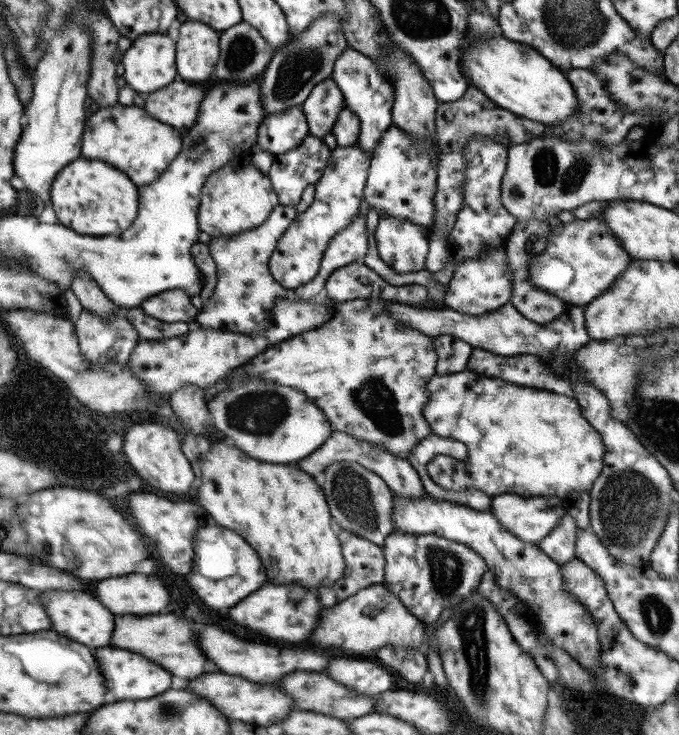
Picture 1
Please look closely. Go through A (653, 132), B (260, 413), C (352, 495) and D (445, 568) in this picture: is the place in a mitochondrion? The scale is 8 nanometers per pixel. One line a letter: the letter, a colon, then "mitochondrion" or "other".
A: other
B: mitochondrion
C: mitochondrion
D: mitochondrion

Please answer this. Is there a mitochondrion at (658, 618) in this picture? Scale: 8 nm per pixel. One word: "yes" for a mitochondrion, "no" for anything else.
yes

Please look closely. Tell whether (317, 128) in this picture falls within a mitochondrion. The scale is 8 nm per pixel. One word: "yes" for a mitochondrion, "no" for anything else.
no

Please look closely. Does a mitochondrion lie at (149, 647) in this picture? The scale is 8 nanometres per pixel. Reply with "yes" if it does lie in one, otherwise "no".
no

